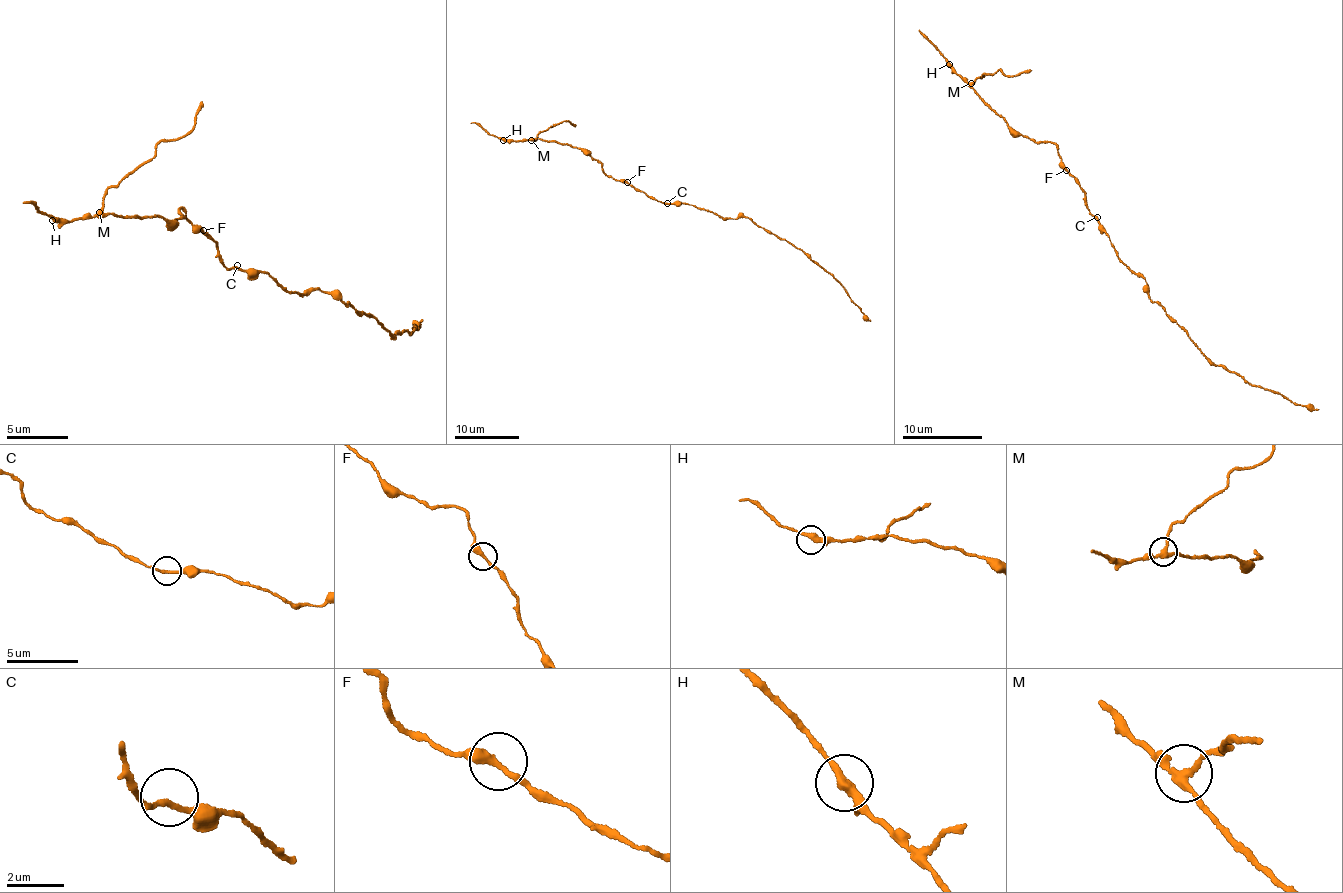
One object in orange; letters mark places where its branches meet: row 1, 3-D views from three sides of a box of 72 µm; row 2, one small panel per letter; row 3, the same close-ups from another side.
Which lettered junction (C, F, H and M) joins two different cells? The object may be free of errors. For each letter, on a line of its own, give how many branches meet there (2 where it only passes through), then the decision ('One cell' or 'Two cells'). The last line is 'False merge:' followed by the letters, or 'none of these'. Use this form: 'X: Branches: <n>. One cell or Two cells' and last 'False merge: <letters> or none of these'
C: Branches: 2. One cell
F: Branches: 2. One cell
H: Branches: 3. One cell
M: Branches: 3. Two cells
False merge: M

